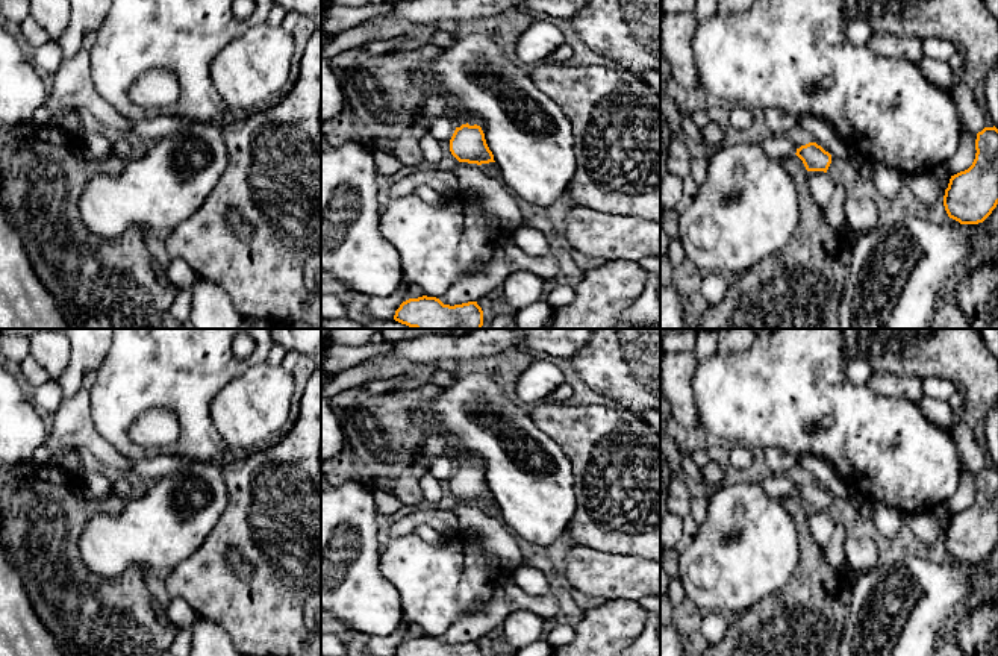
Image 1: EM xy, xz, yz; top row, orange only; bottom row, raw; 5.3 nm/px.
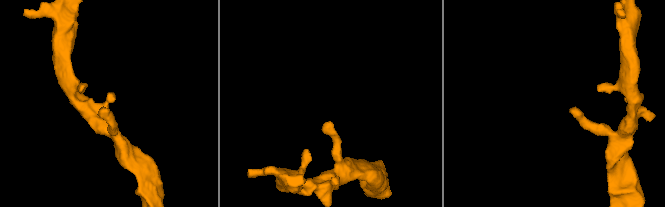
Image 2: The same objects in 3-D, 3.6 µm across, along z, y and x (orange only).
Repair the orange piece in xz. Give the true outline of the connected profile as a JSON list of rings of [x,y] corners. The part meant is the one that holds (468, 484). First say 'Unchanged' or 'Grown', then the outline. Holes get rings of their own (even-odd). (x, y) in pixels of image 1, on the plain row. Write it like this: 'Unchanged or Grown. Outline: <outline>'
Grown. Outline: [[[450,433],[441,435],[444,442],[447,444],[447,450],[456,453],[459,459],[463,462],[460,467],[456,467],[451,479],[450,479],[450,491],[459,501],[468,503],[489,503],[495,501],[494,494],[489,489],[485,473],[480,465],[469,465],[469,455],[460,439]]]

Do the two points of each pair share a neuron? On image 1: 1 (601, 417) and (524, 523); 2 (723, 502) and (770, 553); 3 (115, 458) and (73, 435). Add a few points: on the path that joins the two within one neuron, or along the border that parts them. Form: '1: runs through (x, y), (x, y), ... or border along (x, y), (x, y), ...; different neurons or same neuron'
1: border along (545, 434), (570, 461), (573, 491), (576, 494); different neurons
2: runs through (730, 517), (739, 518), (754, 538); same neuron
3: runs through (105, 453), (84, 437); same neuron

